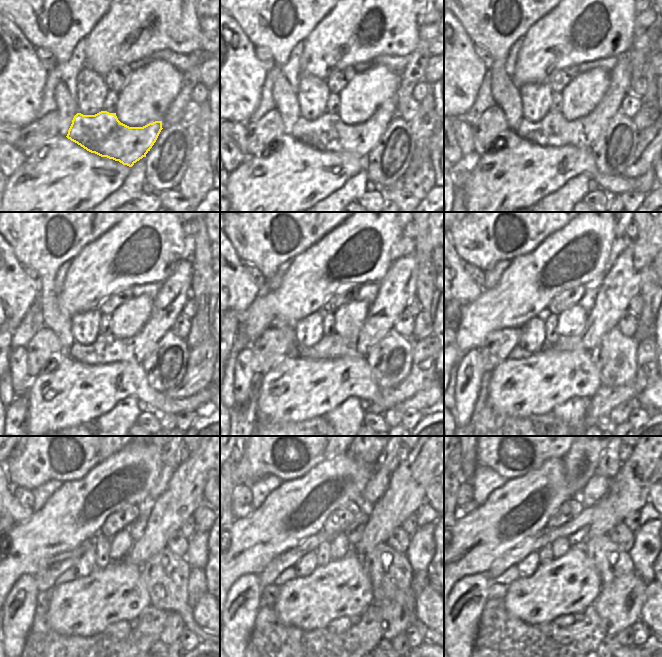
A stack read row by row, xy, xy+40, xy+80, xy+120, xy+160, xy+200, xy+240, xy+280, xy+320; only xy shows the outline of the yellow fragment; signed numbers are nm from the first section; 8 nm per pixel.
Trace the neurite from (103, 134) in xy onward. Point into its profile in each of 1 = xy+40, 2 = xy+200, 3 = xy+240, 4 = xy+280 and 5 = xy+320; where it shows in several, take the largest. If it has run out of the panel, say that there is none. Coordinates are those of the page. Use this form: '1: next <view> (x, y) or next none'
1: next xy+40 (327, 133)
2: next xy+200 (622, 282)
3: next xy+240 (183, 494)
4: next xy+280 (406, 493)
5: next xy+320 (629, 489)

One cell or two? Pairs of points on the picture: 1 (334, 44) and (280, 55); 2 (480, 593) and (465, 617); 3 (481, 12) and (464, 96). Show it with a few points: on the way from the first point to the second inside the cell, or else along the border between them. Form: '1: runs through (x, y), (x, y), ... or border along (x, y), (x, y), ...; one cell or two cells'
1: border along (318, 22), (303, 40); two cells
2: runs through (479, 599), (467, 611); one cell
3: border along (461, 24), (474, 44); two cells

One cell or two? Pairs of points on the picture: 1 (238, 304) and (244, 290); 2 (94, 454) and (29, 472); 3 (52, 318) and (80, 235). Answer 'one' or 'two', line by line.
1: one
2: one
3: one

